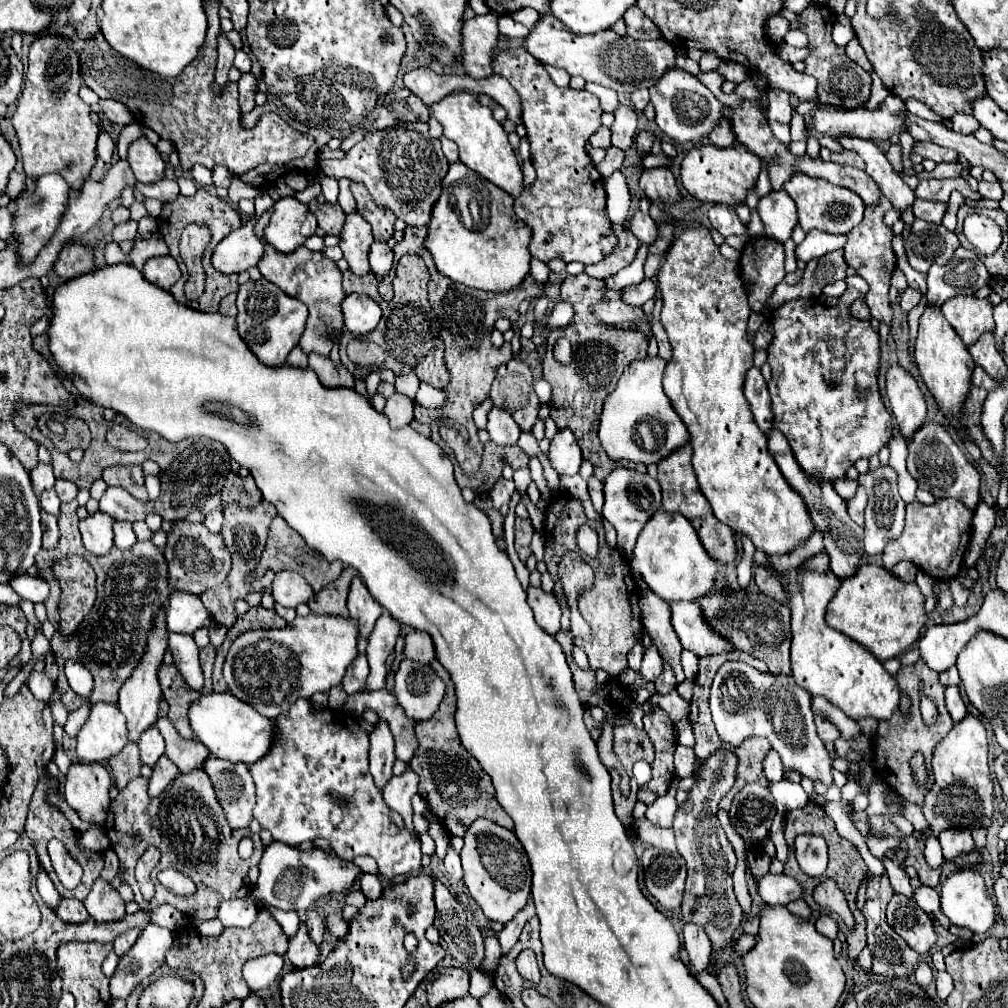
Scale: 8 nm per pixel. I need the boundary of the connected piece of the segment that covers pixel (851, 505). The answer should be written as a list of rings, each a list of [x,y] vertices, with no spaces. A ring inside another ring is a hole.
[[[859,486],[857,488],[857,494],[847,502],[847,510],[849,510],[849,516],[853,522],[857,522],[861,526],[861,520],[863,520],[863,510],[865,510],[865,504],[867,504],[867,494],[865,494],[865,488]]]

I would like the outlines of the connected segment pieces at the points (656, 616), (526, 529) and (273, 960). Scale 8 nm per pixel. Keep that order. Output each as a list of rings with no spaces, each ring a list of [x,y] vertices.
[[[645,592],[639,600],[641,616],[643,616],[643,628],[651,636],[653,644],[657,646],[661,658],[669,662],[677,674],[677,684],[685,680],[683,668],[681,668],[681,642],[673,630],[671,624],[671,608],[661,600],[659,596],[653,596],[653,592]]]
[[[517,520],[515,522],[515,550],[517,554],[521,556],[521,560],[525,562],[527,556],[531,554],[529,550],[529,542],[531,542],[531,536],[533,536],[533,526],[527,522],[527,520]]]
[[[263,956],[249,960],[243,966],[243,978],[251,992],[257,992],[259,988],[267,988],[280,975],[284,966],[281,956]]]

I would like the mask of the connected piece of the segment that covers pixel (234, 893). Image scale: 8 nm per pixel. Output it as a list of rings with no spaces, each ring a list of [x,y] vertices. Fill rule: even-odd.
[[[197,770],[191,774],[179,774],[159,796],[157,800],[147,794],[147,784],[149,780],[137,778],[131,780],[111,802],[109,810],[109,820],[105,822],[105,832],[107,838],[111,840],[111,848],[119,856],[119,870],[121,870],[121,880],[125,880],[133,892],[135,892],[135,902],[139,904],[141,910],[149,910],[161,904],[171,904],[179,912],[183,912],[189,918],[197,920],[211,920],[217,918],[219,902],[221,900],[233,900],[233,898],[245,898],[251,892],[251,882],[247,878],[247,870],[255,864],[259,864],[263,856],[261,848],[261,838],[253,834],[249,828],[245,830],[233,830],[229,828],[221,806],[215,798],[213,784],[207,776],[205,770]],[[139,832],[143,842],[135,844],[131,834]],[[249,836],[253,840],[253,854],[249,860],[239,858],[237,854],[237,844],[241,838]],[[147,846],[157,846],[161,850],[161,870],[175,868],[189,876],[195,886],[197,894],[191,898],[181,898],[171,892],[167,892],[161,884],[155,886],[155,896],[151,900],[145,900],[139,892],[137,880],[133,878],[133,870],[141,854],[145,852]]]

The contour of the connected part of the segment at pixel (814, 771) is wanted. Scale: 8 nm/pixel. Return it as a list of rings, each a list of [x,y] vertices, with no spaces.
[[[739,668],[721,670],[719,682],[715,682],[711,690],[711,714],[717,726],[717,732],[723,742],[731,746],[739,746],[749,736],[763,736],[771,742],[771,746],[779,752],[783,766],[797,770],[801,776],[821,782],[825,786],[833,784],[831,768],[833,758],[827,752],[825,744],[815,732],[813,712],[811,712],[811,694],[803,688],[797,688],[789,676],[769,676],[767,694],[759,696],[749,686],[747,674],[739,672]]]

